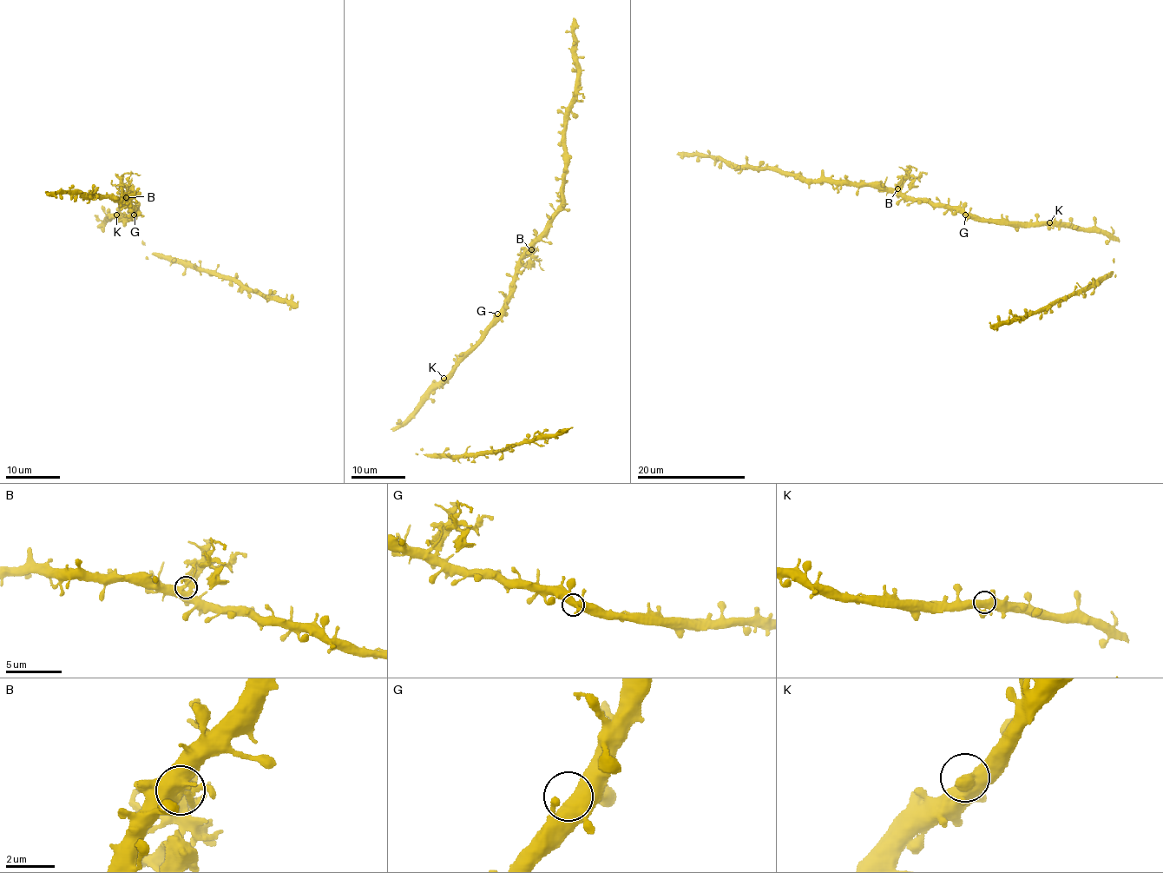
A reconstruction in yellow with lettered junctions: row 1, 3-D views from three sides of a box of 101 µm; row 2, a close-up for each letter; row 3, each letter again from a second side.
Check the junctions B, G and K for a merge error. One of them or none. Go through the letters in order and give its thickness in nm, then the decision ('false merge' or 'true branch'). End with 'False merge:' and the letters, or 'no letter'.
B: 440 nm thick; false merge
G: 460 nm thick; true branch
K: 460 nm thick; true branch
False merge: B

